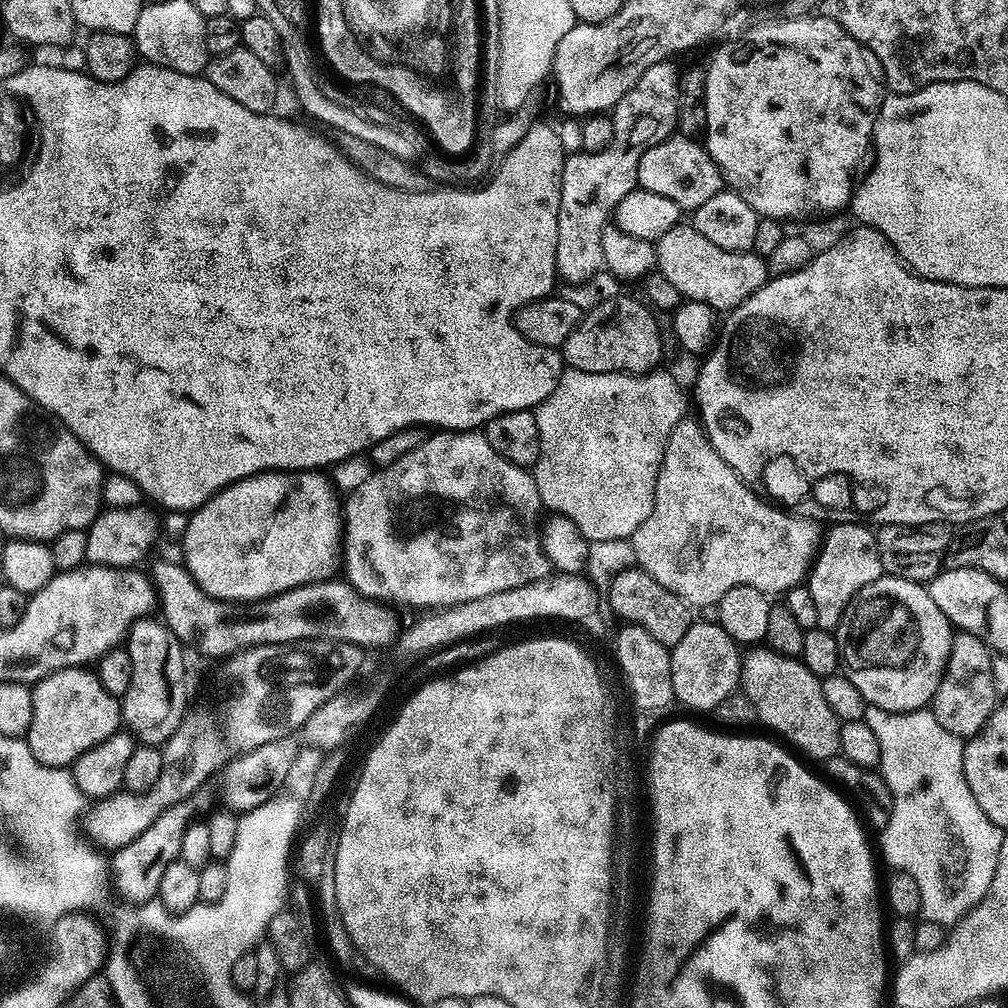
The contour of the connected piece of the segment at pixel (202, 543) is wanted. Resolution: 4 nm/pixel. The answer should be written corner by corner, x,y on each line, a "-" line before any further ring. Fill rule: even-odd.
320,470
310,472
259,472
257,476
234,482
230,487
222,489
217,496
211,496
201,508
195,509
187,517
187,520
188,525
184,528
184,557
182,557
182,563
188,569
189,574
196,579
199,587
206,590
206,594
210,594
219,600
235,600
237,602
265,600
268,596
277,596
286,590
297,588
303,584
316,584
319,580
331,580
337,575
338,565
342,560
342,500
331,479

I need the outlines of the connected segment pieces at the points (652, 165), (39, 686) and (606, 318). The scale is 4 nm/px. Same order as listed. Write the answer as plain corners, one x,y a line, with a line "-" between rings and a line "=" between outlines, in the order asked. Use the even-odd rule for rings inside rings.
673,134
642,154
638,162
638,185
654,194
662,194
662,198
670,198
670,202
678,202
681,210
694,210
702,206
702,202
714,198
714,194
725,187
725,182
699,139
=
87,667
63,668
36,681
32,688
34,714
27,741
34,758
51,768
68,768
95,744
106,742
122,728
122,704
100,684
95,671
=
616,296
613,300
604,300
597,308
592,308
583,313
580,325
574,330
574,334
570,334
570,338
566,338
564,347
562,349
562,359
569,368
574,370
586,370
587,372
634,372
637,374
643,374
645,372
653,371
657,367
656,364
664,356
664,340
660,337
660,324
656,321
657,313
653,311
651,307
643,299
637,298
637,300
631,300
628,296

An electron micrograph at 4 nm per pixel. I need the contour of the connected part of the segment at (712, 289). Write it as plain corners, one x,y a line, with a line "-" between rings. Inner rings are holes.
688,222
676,224
666,234
662,234
662,238
655,241
655,246
656,268
663,276
670,278
670,283
678,286
681,297
684,300
702,302
720,314
737,308
746,297
753,296
770,279
768,261
765,257
756,255
755,251
731,252
730,250
721,250
719,246
714,246
714,242
702,238
702,234
698,234
698,230

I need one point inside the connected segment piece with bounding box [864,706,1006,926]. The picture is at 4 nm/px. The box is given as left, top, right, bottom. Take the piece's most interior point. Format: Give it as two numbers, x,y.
937,833

